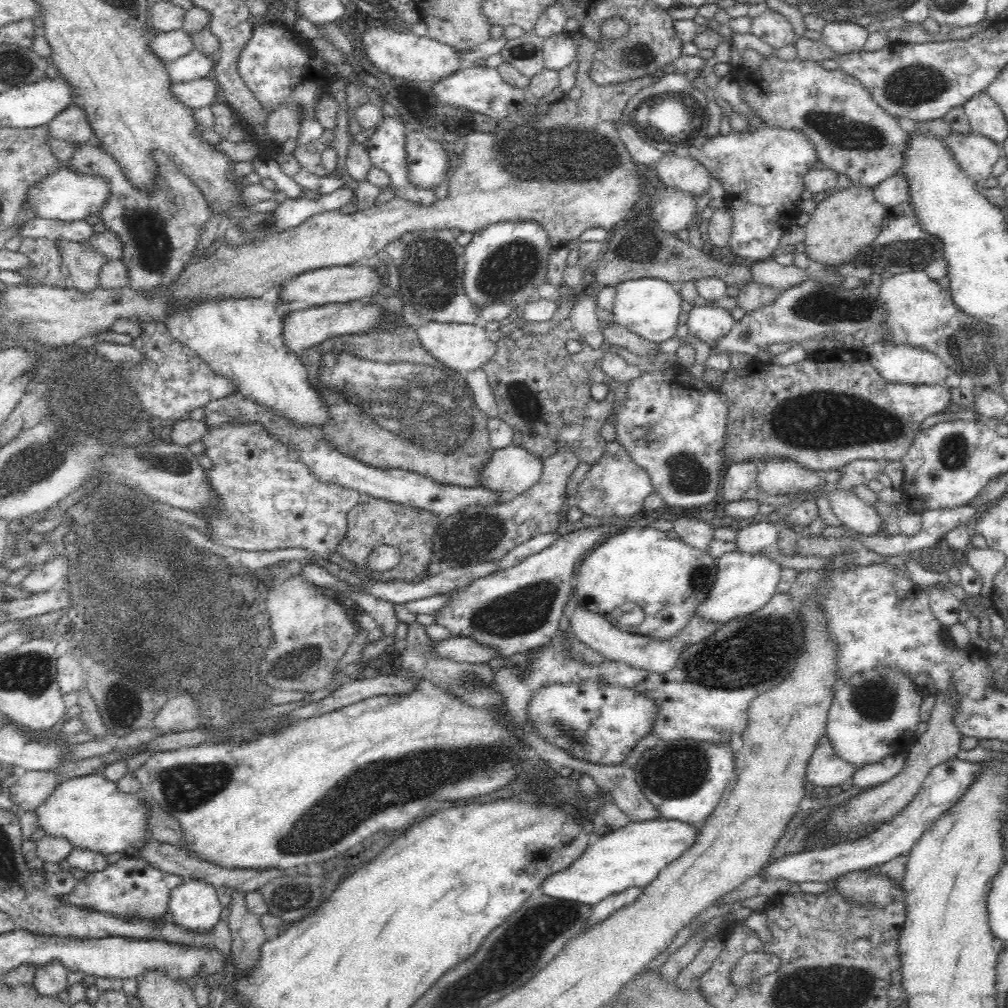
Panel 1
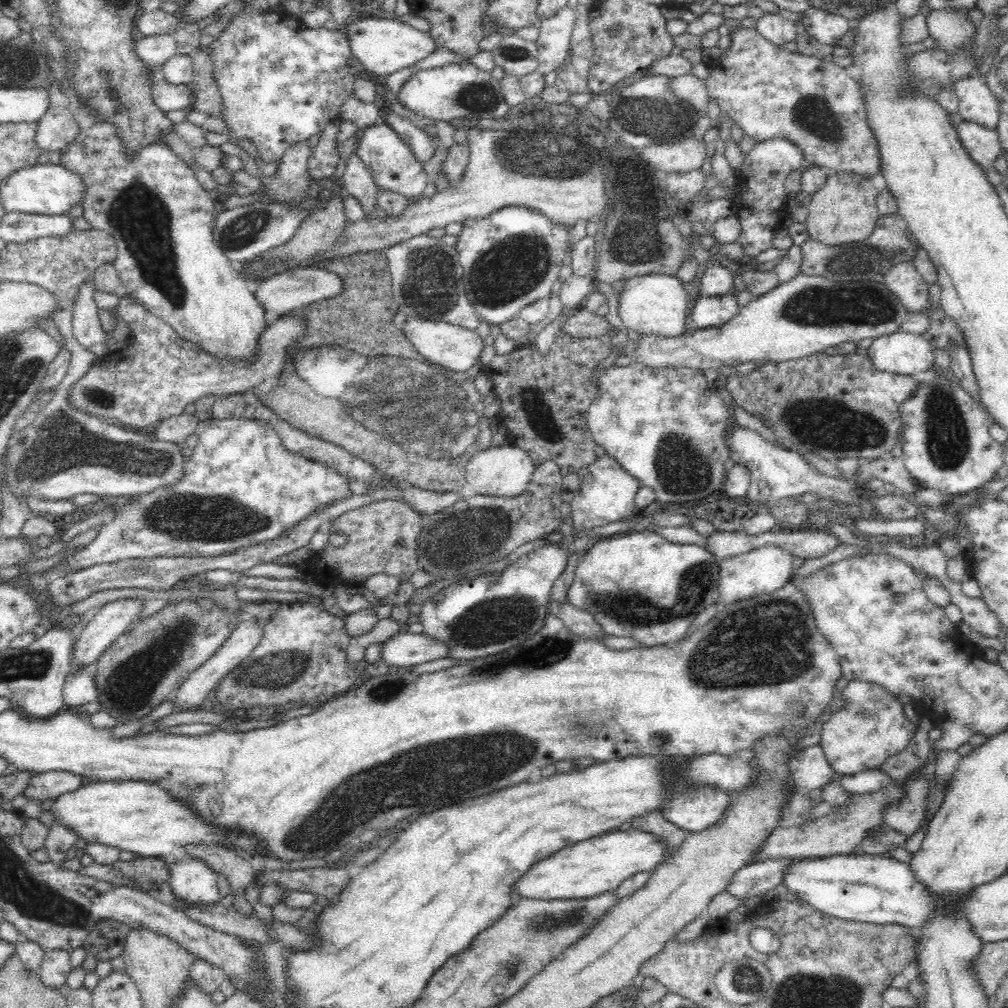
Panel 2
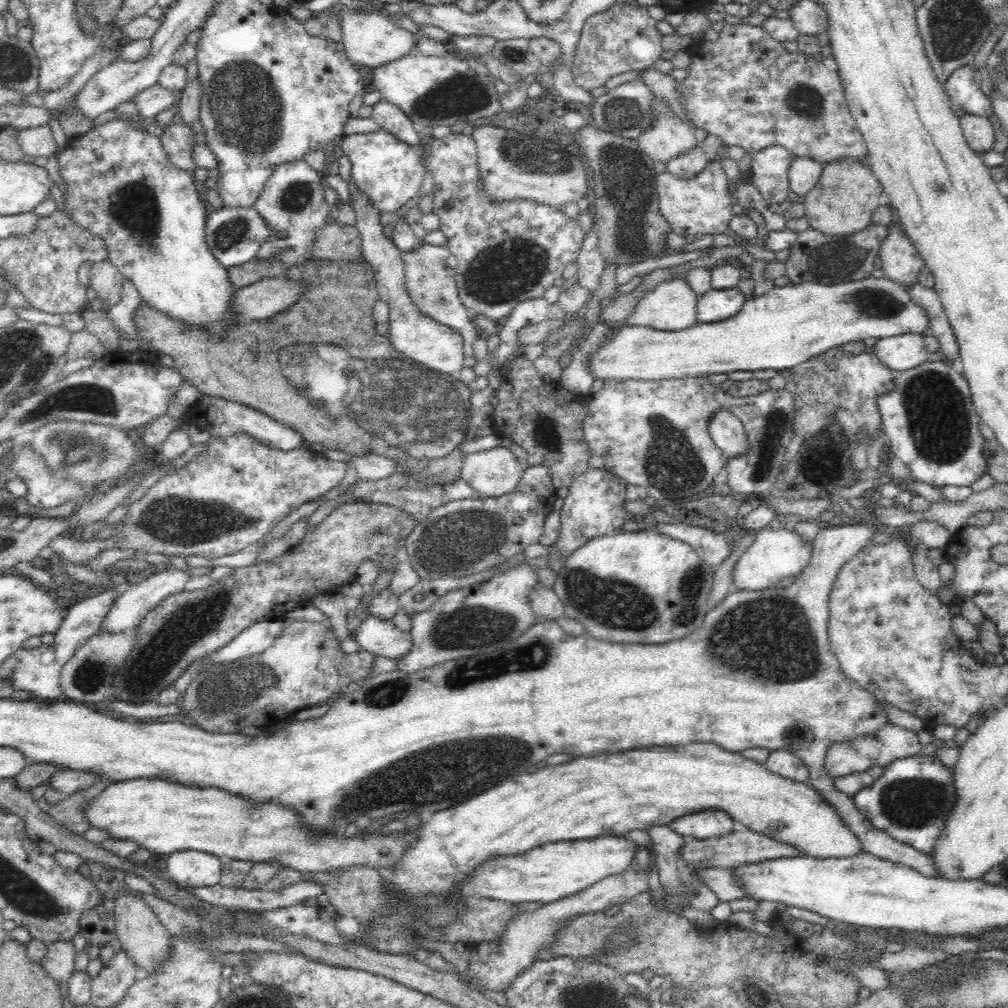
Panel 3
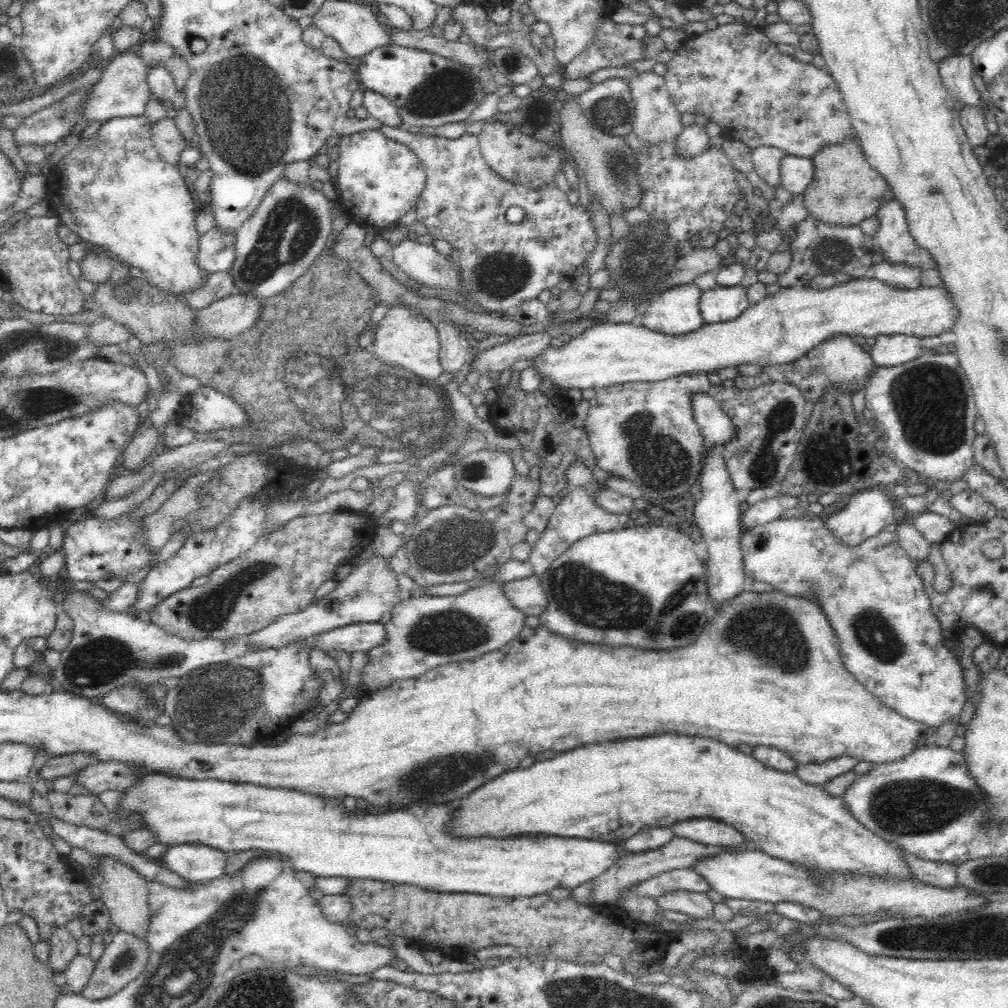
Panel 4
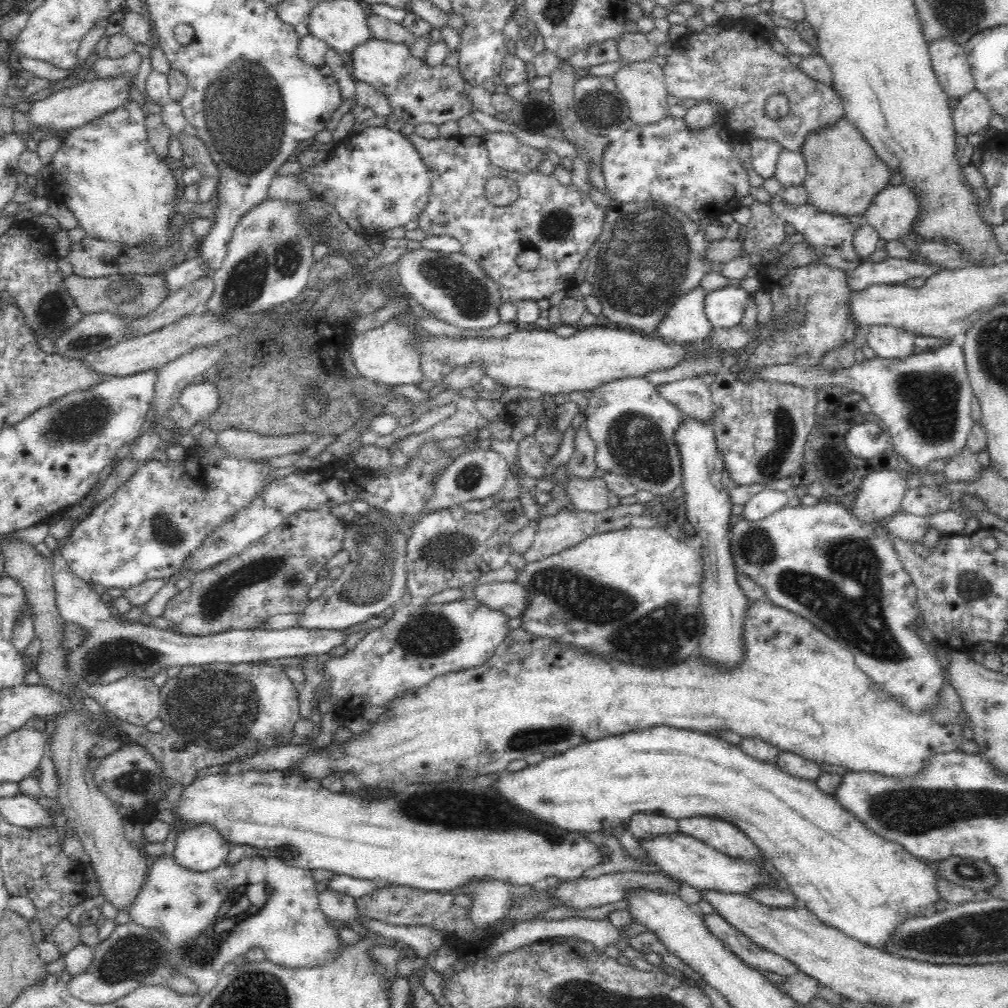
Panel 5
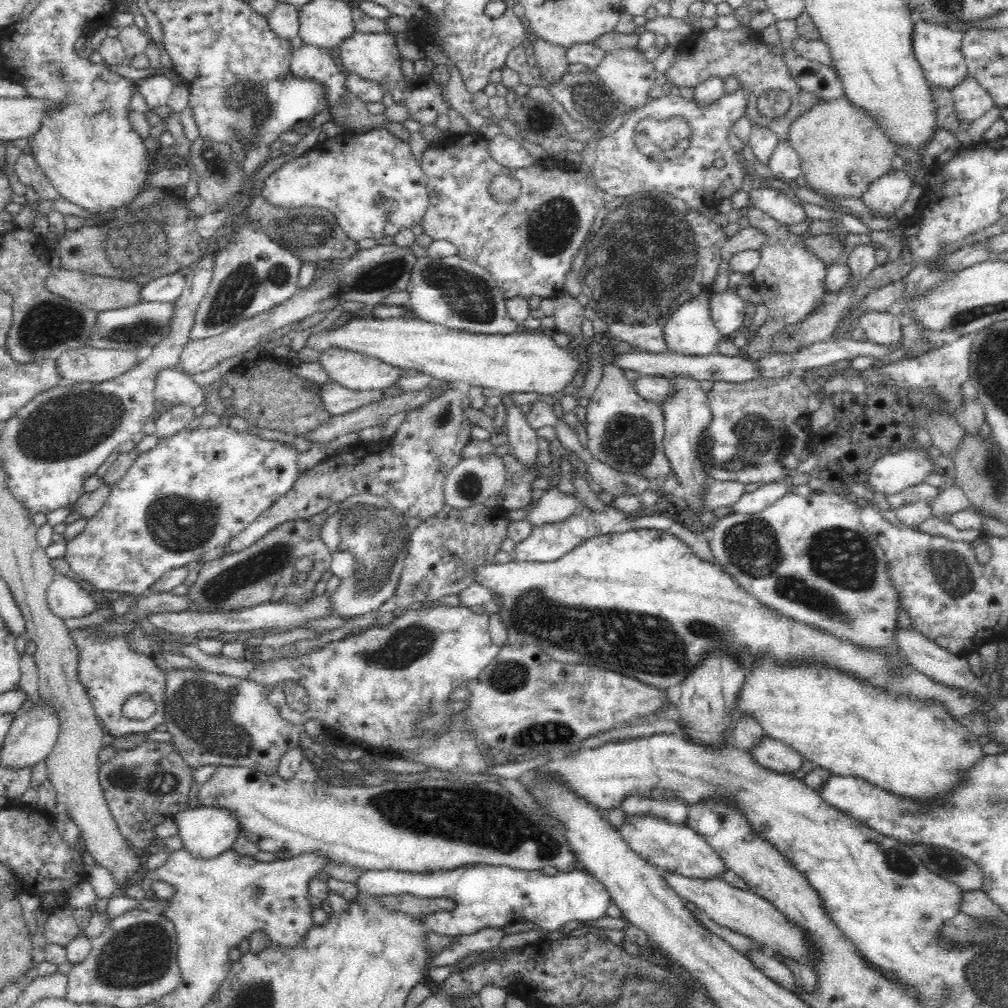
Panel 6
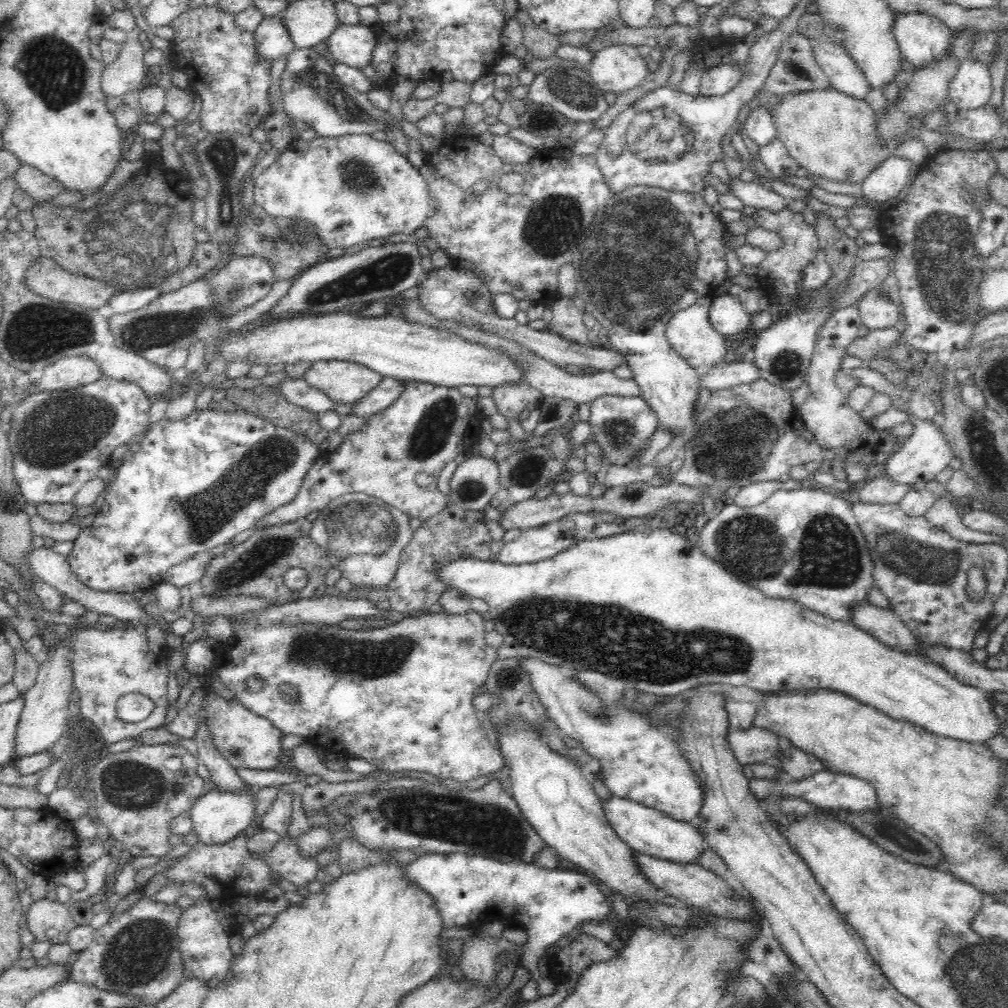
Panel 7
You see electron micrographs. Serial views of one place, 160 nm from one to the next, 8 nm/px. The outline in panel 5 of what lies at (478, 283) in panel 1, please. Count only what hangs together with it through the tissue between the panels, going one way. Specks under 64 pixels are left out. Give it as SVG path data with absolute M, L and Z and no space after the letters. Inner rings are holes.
M416 133L412 134L408 137L410 142L416 147L416 150L420 153L422 157L422 161L428 167L429 179L431 180L431 191L428 202L420 215L418 220L418 227L420 230L428 235L434 236L452 236L454 239L459 241L461 245L461 253L465 256L468 256L471 260L478 262L478 265L488 274L488 276L492 276L493 279L497 282L500 288L500 295L502 296L503 303L513 303L516 304L519 301L538 301L541 299L549 299L555 292L566 290L569 287L572 287L575 284L574 272L579 267L579 264L585 260L586 252L589 252L589 249L594 245L596 238L598 238L599 233L602 232L603 228L603 219L605 214L605 209L599 207L596 203L594 203L588 194L582 192L580 189L576 187L576 185L565 184L562 185L556 176L552 173L550 175L545 175L536 169L534 171L520 173L508 169L503 169L501 166L494 166L492 161L490 160L489 154L487 153L487 148L485 145L485 139L479 136L463 136L463 135L455 135L454 137L442 138L438 137L435 139L425 139L421 136L418 136ZM494 176L504 176L506 178L514 179L519 186L519 197L515 200L514 203L509 204L508 206L494 206L491 202L488 202L488 199L485 197L484 186L486 182L488 182L489 178ZM523 251L536 251L540 254L540 264L534 268L534 270L528 270L523 272L516 264L516 258Z

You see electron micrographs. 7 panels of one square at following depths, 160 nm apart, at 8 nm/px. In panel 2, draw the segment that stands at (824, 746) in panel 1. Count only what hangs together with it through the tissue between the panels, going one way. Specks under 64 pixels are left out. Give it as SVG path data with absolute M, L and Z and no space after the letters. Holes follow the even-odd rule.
M819 744L806 750L795 751L786 761L791 782L798 790L822 788L840 778L831 770Z

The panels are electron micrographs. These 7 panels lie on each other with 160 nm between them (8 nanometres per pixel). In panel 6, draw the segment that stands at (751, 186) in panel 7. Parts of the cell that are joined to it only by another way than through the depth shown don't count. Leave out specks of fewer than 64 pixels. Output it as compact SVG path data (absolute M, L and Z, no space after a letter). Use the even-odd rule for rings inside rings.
M761 187L748 190L750 204L766 212L776 221L788 226L798 225L806 220L804 210L779 189Z

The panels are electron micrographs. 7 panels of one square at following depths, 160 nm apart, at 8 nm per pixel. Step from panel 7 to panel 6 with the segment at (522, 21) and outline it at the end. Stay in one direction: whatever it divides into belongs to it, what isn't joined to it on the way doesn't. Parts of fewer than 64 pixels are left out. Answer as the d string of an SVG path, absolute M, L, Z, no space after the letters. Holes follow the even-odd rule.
M534 37L531 45L534 49L535 64L541 72L540 77L550 82L558 82L560 76L568 70L566 48Z

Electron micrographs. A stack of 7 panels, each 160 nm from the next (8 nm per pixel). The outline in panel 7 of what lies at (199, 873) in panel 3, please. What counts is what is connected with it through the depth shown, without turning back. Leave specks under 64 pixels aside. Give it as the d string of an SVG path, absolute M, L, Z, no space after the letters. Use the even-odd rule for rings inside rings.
M210 790L200 796L198 800L193 804L192 808L189 810L189 815L191 816L193 822L193 830L198 837L200 837L201 842L204 844L225 844L228 840L233 840L240 834L240 832L250 832L252 824L256 821L256 816L258 815L256 810L256 798L252 790L250 791L218 791Z

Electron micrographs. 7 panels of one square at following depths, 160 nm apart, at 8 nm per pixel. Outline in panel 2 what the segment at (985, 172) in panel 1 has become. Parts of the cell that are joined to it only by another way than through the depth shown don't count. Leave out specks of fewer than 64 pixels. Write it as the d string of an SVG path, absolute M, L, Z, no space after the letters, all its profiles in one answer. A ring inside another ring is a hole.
M964 119L955 127L962 146L969 152L970 158L985 171L993 166L1000 154L1000 139L996 128Z

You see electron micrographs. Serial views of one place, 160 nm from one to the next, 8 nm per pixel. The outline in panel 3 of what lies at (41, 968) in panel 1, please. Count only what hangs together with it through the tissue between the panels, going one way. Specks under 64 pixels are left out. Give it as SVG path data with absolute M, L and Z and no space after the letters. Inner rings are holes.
M54 940L47 944L46 956L41 960L41 965L50 978L67 981L74 972L74 958L76 949L70 940Z

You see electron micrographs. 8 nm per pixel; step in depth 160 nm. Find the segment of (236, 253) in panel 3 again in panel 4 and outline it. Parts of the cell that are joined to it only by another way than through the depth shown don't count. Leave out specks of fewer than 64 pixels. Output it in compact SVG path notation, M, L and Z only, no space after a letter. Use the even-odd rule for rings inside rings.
M211 229L199 241L199 252L196 258L198 269L208 273L226 272L235 260L235 234L221 234Z

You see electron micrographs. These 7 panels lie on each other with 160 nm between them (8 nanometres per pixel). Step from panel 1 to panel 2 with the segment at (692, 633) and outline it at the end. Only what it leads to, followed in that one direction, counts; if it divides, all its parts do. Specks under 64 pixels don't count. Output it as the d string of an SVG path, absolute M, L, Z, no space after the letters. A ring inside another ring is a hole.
M550 598L546 602L546 614L558 617L567 629L583 638L600 638L604 636L602 626L594 621L592 614L582 611L570 603Z

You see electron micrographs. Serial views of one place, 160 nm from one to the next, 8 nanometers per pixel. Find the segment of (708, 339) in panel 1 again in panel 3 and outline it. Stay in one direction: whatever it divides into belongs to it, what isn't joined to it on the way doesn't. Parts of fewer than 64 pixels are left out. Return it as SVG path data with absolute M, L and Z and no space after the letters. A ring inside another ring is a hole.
M738 287L710 290L698 298L696 305L698 323L720 322L730 318L747 300Z

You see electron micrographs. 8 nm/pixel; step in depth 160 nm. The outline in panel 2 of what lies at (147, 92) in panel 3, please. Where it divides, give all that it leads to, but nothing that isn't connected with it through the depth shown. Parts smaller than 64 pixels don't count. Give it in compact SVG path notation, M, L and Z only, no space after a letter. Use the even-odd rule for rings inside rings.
M164 78L150 86L150 95L154 105L165 113L170 110L187 109L192 103L192 91L189 85L173 85Z

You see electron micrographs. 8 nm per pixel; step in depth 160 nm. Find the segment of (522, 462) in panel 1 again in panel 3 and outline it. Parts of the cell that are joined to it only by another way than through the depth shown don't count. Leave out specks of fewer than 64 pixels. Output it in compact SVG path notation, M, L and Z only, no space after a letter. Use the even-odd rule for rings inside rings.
M493 447L463 458L460 477L484 497L497 497L514 490L524 467L505 447Z

